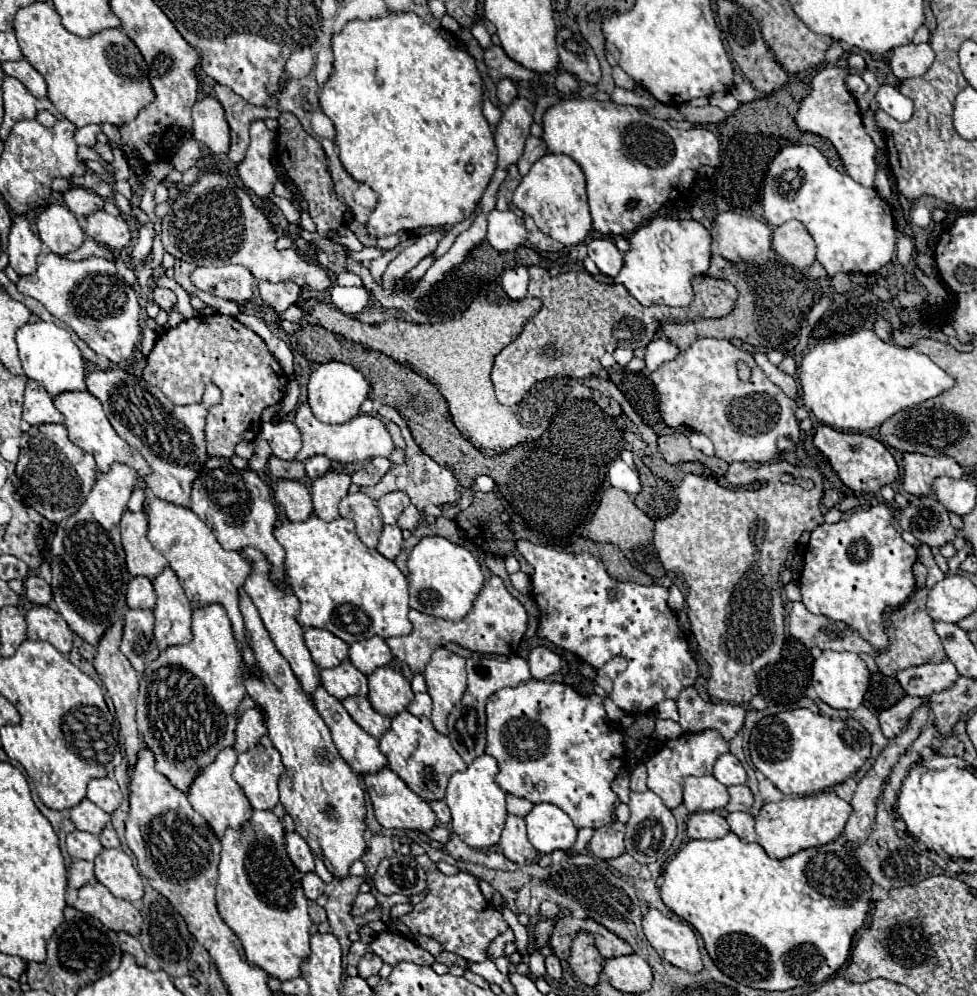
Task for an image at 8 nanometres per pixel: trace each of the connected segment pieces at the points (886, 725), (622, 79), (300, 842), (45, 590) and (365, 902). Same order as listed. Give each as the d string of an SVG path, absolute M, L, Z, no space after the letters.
M904 696L898 704L890 706L888 710L882 710L878 716L880 722L880 730L886 738L894 738L896 734L900 734L910 720L910 714L922 704L922 698L912 698L912 696Z
M614 66L614 68L612 68L612 78L614 78L616 86L628 88L628 90L634 90L634 86L636 86L636 82L634 82L634 80L632 80L620 66Z
M286 832L286 850L288 850L288 856L290 860L294 862L294 866L306 874L306 872L314 872L314 856L312 856L312 850L308 848L306 840L296 834L296 832Z
M28 576L26 578L26 596L36 606L48 606L52 602L52 588L46 580L40 576Z
M372 892L368 894L358 894L358 898L354 900L354 906L352 906L352 916L362 916L366 914L368 910L372 910L376 906L376 898Z

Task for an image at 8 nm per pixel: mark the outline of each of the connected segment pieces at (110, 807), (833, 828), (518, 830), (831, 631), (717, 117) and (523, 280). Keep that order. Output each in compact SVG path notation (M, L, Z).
M98 778L88 784L86 798L94 802L98 808L102 808L104 812L114 812L124 796L114 778Z
M816 794L816 796L786 796L780 802L764 804L756 816L758 844L764 846L770 858L788 858L804 848L822 846L836 840L852 812L852 806L838 798L836 794Z
M510 814L506 818L506 826L502 830L502 838L500 838L498 846L500 846L502 854L508 860L512 860L512 862L516 862L520 866L524 866L528 862L534 862L534 858L538 856L536 848L528 842L526 822L520 816L512 816Z
M794 602L788 618L790 634L804 646L818 646L820 650L846 650L846 652L866 652L878 656L878 650L860 638L842 622L834 622L824 616L810 614L802 602Z
M688 104L680 106L680 112L686 116L692 124L710 124L710 122L722 122L726 114L716 106L704 106L704 108L690 108Z
M524 266L510 268L502 274L502 288L512 300L522 300L526 296L528 286L528 272Z

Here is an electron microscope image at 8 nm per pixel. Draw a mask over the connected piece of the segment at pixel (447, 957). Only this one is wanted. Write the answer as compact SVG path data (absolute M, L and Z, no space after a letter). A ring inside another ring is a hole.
M445 950L435 956L435 959L437 962L445 964L448 967L451 967L452 965L458 965L464 970L468 969L468 962L466 960L454 953Z

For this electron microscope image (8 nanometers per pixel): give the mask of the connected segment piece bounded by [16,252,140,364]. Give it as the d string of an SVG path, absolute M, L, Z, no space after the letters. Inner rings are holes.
M42 252L36 274L20 278L16 286L22 294L42 302L54 318L70 326L98 356L106 356L114 364L128 360L140 342L138 294L118 274L116 266L104 258L68 260L54 252Z

